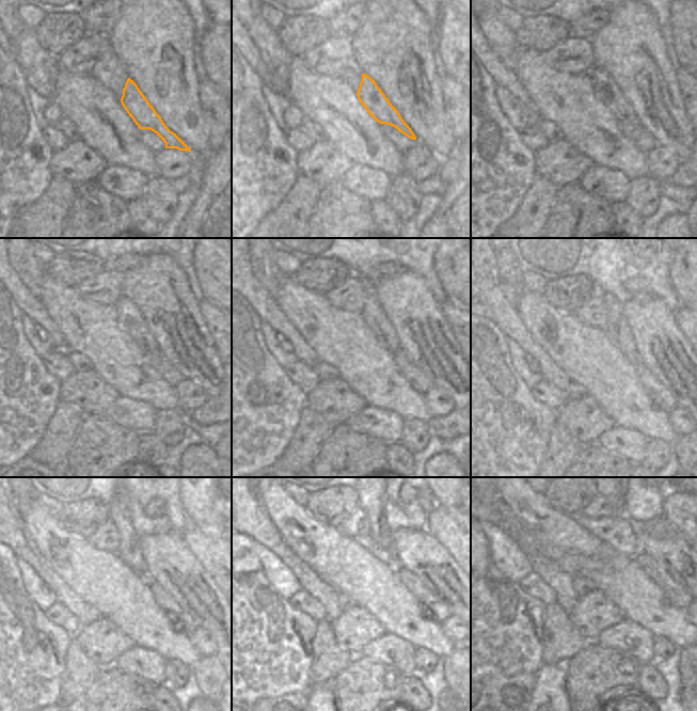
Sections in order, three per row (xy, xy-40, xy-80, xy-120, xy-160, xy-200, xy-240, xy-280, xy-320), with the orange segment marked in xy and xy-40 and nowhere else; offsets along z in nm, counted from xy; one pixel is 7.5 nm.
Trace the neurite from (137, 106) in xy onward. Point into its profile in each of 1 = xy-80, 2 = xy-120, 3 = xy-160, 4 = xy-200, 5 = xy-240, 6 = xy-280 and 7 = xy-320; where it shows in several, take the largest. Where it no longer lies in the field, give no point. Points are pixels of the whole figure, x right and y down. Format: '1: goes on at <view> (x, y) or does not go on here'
1: goes on at xy-80 (606, 91)
2: goes on at xy-120 (130, 318)
3: goes on at xy-160 (373, 314)
4: goes on at xy-200 (618, 329)
5: goes on at xy-240 (129, 552)
6: goes on at xy-280 (360, 502)
7: goes on at xy-320 (602, 499)

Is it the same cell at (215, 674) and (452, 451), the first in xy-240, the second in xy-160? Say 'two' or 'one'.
one

